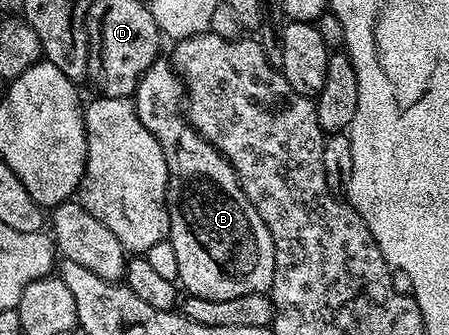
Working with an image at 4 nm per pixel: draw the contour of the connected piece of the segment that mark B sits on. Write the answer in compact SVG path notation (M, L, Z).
M158 58L140 77L132 102L140 125L156 137L168 165L168 238L172 249L176 249L177 282L186 286L189 294L209 299L269 292L274 284L274 246L268 225L248 201L229 161L186 120L182 80L165 58Z

